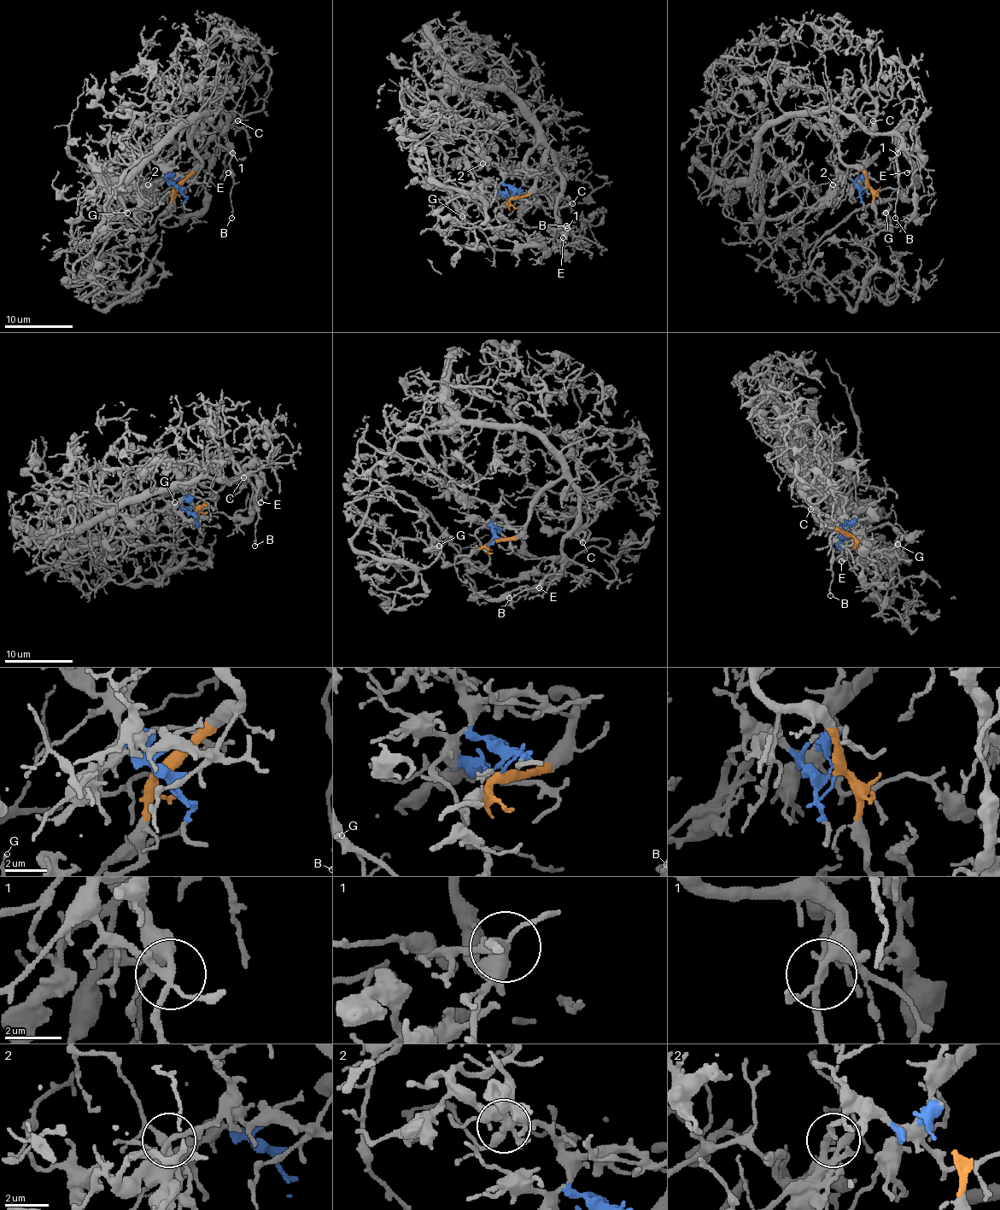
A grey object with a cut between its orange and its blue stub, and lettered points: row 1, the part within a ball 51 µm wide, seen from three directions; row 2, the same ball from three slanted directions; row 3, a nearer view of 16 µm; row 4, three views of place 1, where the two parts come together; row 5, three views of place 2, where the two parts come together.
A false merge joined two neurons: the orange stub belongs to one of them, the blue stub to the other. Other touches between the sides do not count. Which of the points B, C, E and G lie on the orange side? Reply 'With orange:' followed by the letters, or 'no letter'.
With orange: B, C, E

